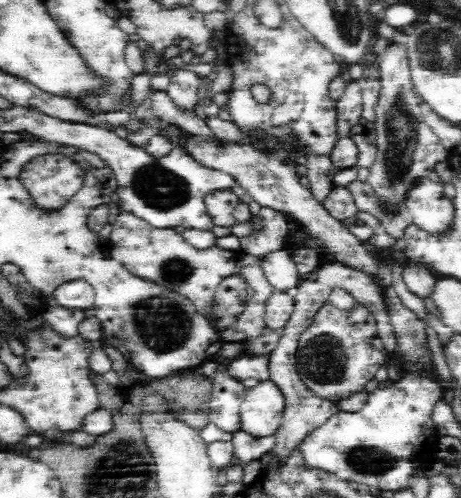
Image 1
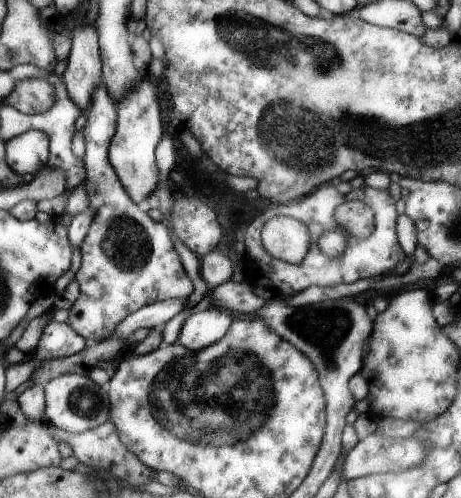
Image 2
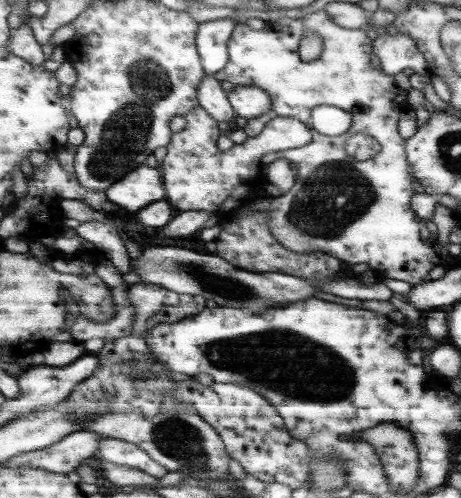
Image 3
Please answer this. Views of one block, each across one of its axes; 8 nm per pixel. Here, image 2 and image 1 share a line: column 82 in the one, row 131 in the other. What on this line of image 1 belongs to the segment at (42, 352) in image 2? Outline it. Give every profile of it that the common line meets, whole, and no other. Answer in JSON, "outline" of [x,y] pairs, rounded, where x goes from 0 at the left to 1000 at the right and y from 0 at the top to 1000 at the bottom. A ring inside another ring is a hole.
{"outline":[[[764,161],[751,177],[751,189],[733,201],[733,229],[729,229],[729,277],[746,281],[759,277],[764,257],[777,253],[785,237],[785,181]]]}

